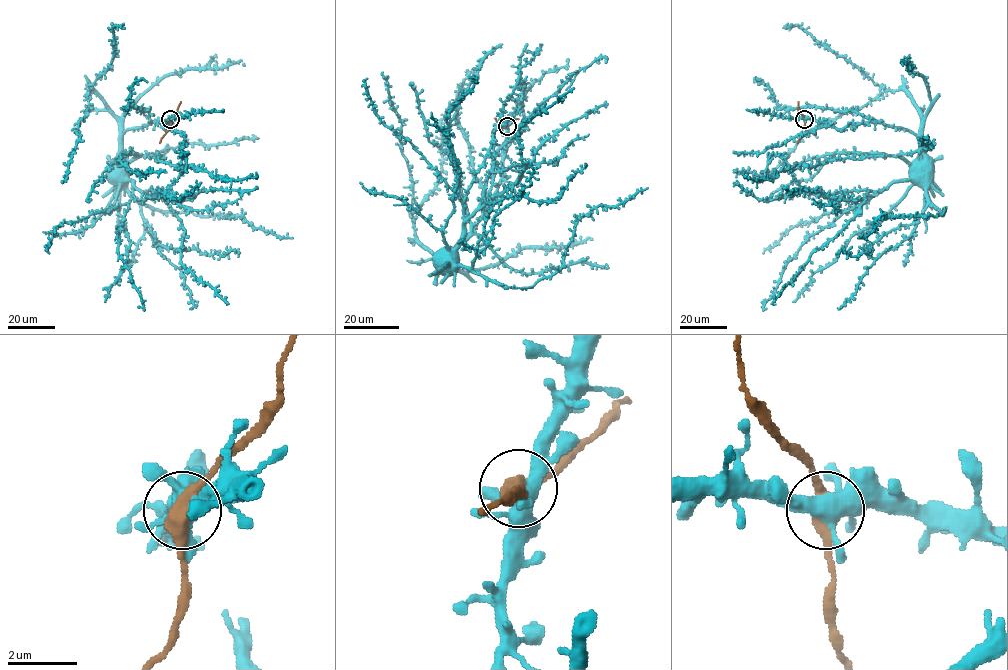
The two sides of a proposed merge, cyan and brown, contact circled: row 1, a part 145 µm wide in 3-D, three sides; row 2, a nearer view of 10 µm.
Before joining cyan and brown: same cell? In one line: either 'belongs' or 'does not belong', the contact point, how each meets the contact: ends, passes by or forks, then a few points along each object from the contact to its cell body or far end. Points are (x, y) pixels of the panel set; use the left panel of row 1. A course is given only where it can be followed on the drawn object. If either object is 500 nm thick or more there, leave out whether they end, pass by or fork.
belongs; place (170, 119); cyan forks; brown passes by; course cyan (170, 119), (167, 129), (159, 122), (151, 122), (128, 129), (122, 136), (126, 176), (120, 181); course brown (170, 119), (170, 128), (159, 142)

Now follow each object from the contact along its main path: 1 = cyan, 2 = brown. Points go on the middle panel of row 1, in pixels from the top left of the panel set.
1: (507, 126), (503, 171), (494, 201), (458, 244), (451, 255), (451, 259), (455, 261), (449, 266)
2: (507, 126), (502, 127), (494, 118)

